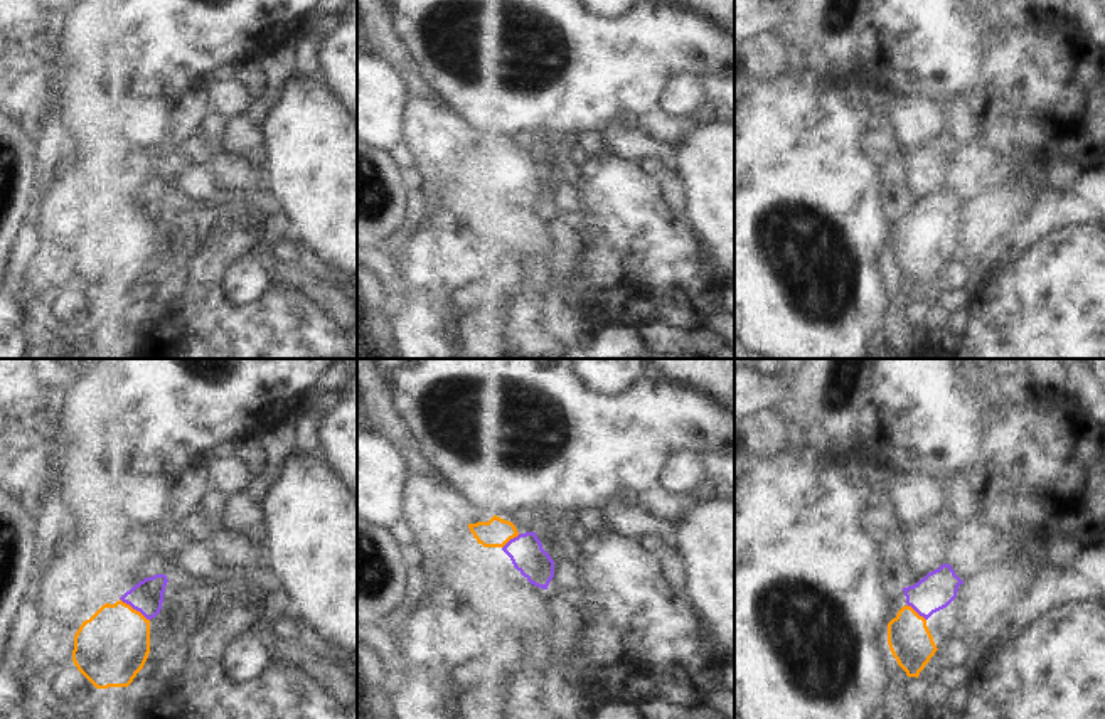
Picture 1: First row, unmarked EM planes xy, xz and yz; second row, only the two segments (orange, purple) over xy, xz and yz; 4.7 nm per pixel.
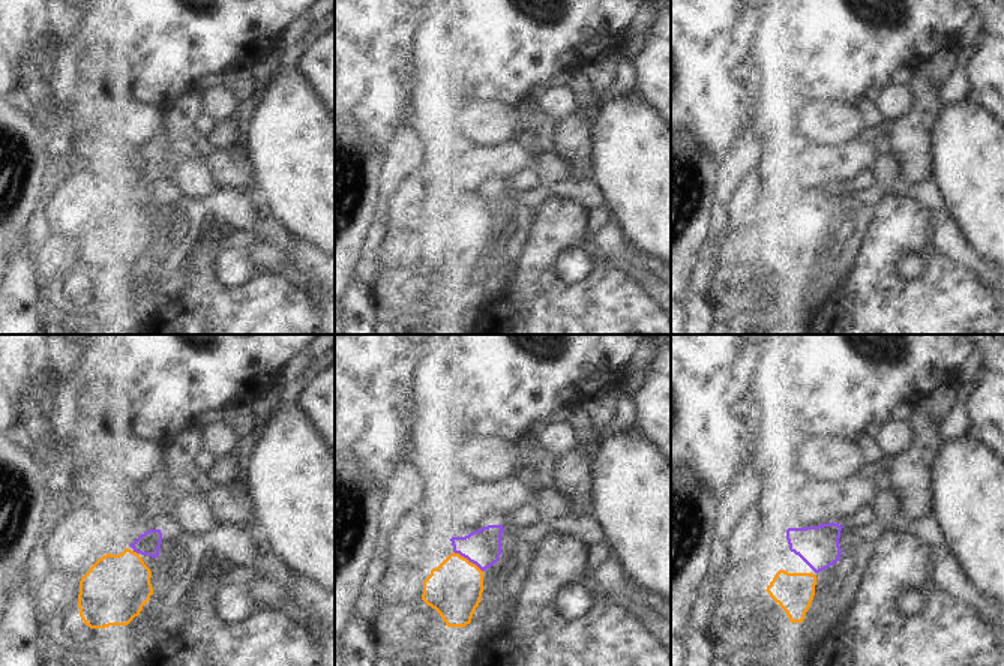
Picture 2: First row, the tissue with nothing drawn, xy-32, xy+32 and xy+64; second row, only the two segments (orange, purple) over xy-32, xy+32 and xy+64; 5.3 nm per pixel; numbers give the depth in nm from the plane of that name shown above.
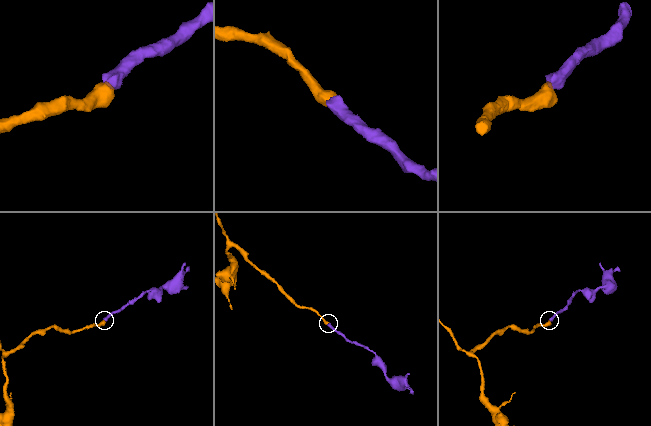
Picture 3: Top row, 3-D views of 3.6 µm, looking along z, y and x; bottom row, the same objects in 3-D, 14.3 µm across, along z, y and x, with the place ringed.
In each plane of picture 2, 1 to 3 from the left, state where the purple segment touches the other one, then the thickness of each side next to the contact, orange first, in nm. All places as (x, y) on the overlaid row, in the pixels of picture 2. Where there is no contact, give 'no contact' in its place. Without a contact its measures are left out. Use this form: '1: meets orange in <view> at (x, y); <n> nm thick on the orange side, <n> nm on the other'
1: meets orange in xy-32 at (135, 552); 360 nm thick on the orange side, 120 nm on the other
2: meets orange in xy+32 at (467, 560); 300 nm thick on the orange side, 190 nm on the other
3: no contact

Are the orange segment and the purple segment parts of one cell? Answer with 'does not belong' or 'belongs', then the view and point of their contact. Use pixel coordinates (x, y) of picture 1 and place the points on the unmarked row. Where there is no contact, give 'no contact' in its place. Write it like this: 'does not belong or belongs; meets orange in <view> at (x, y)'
belongs; meets orange in xy at (135, 233)

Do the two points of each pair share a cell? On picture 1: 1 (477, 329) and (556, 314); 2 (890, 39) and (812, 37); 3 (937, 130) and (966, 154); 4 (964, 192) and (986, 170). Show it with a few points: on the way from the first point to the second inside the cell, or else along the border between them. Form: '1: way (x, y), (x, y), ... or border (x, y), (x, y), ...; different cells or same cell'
1: way (497, 329), (536, 325); same cell
2: border (864, 31), (858, 58), (846, 69); different cells
3: border (959, 133), (949, 140); different cells
4: way (969, 187), (981, 175); same cell

